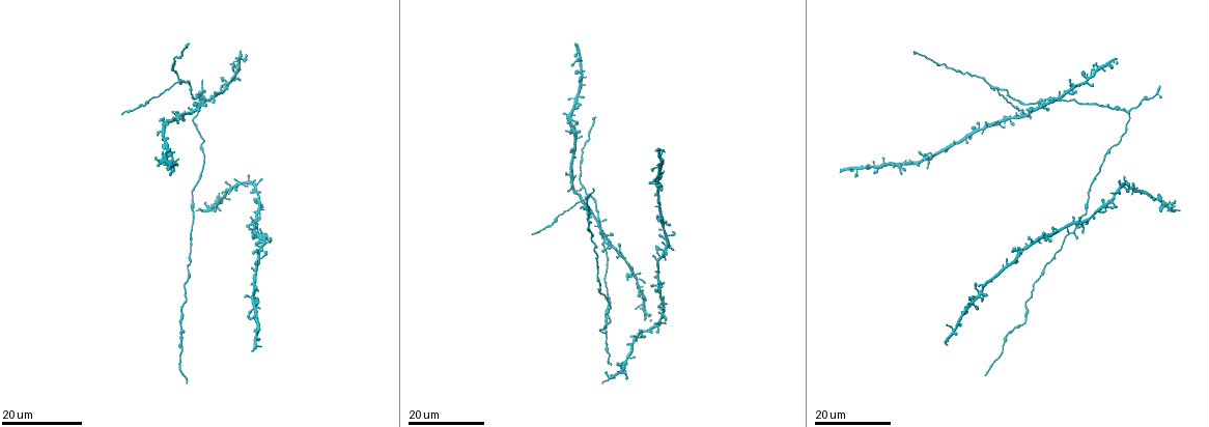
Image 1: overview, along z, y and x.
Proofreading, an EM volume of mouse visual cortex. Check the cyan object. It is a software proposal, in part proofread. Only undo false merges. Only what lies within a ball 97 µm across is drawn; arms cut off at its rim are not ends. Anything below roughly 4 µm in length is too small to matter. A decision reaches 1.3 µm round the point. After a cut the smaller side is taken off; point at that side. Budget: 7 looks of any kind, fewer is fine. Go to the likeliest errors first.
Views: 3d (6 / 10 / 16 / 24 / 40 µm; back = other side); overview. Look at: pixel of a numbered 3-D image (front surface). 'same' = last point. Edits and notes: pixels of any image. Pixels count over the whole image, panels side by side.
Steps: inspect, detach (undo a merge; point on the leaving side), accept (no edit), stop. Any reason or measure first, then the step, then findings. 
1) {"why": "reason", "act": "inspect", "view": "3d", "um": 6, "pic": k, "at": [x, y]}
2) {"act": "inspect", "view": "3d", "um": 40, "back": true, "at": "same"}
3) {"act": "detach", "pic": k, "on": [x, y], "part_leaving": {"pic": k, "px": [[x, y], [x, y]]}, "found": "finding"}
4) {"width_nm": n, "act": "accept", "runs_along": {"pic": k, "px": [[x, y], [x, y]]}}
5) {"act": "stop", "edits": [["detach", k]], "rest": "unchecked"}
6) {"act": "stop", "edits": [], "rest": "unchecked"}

{"why": "three arms meet", "act": "inspect", "view": "3d", "um": 24, "pic": 1, "at": [197, 94]}

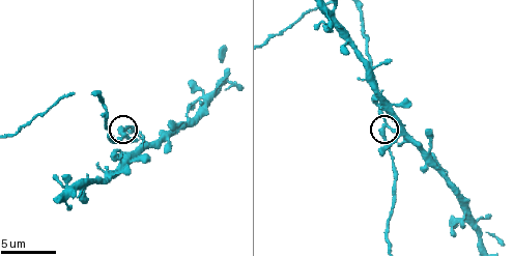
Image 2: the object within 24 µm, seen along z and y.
{"act": "inspect", "view": "3d", "um": 6, "pic": 2, "at": [124, 133]}

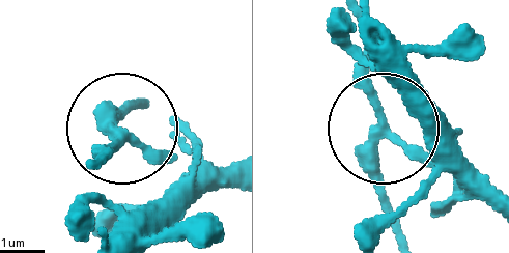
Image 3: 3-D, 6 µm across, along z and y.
{"width_nm": 230, "act": "accept", "found": "continuous, no second cell"}

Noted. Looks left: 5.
{"why": "arms part here", "act": "inspect", "view": "3d", "um": 16, "pic": 1, "at": [180, 82]}

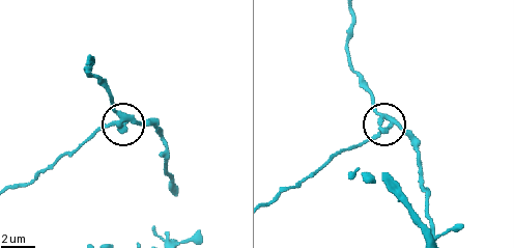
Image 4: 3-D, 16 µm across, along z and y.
{"why": "closer look", "act": "inspect", "view": "3d", "um": 10, "pic": 4, "at": [120, 128]}

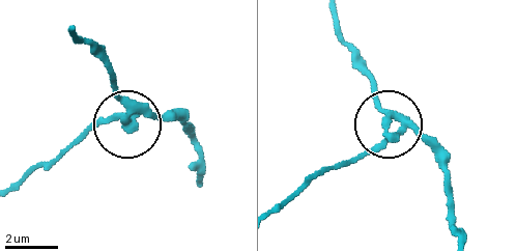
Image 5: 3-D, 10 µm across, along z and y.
{"arms": 3, "act": "detach", "pic": 5, "on": [101, 123], "found": "two cells meet here"}

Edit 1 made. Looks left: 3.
{"why": "three arms meet", "act": "inspect", "view": "3d", "um": 16, "pic": 1, "at": [606, 329]}

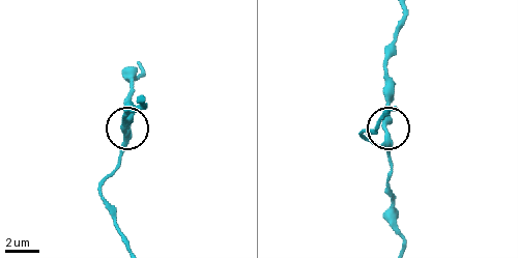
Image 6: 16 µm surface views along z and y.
{"act": "inspect", "view": "3d", "um": 10, "pic": 6, "at": [387, 136]}

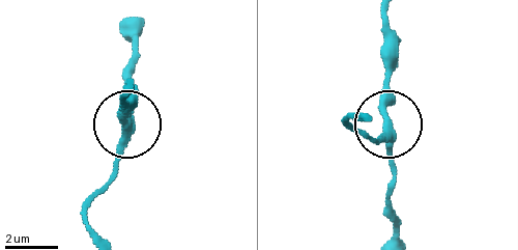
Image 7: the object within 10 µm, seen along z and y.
{"width_nm": 330, "act": "accept", "runs_along": {"pic": 7, "px": [[365, 112], [349, 123], [374, 139], [390, 132], [390, 184]]}, "found": "continuous, no second cell"}

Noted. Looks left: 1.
{"act": "stop", "edits": [["detach", 5]], "rest": "unchecked"}

